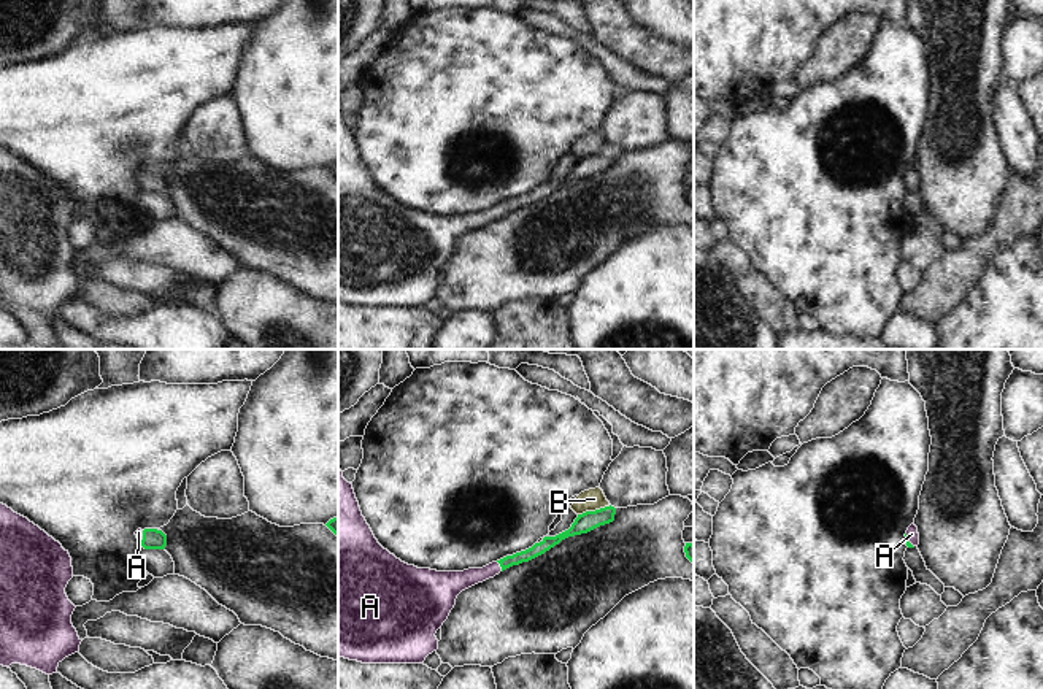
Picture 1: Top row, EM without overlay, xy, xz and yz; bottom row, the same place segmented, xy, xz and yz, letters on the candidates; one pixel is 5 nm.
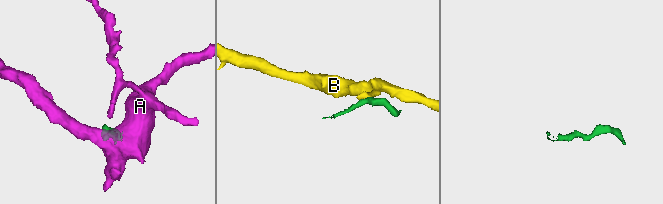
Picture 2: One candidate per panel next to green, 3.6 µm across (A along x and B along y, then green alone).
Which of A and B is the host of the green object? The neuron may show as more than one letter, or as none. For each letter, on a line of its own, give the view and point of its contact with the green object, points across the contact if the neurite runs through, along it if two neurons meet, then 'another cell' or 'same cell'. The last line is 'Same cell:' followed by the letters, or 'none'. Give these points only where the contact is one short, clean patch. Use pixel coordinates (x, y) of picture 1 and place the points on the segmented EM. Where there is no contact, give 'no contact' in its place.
A: xz (500, 565) | across xz (540, 548), (500, 565), (454, 583) | same cell
B: xz (596, 510) | along xz (610, 505), (578, 515) | another cell
Same cell: A

